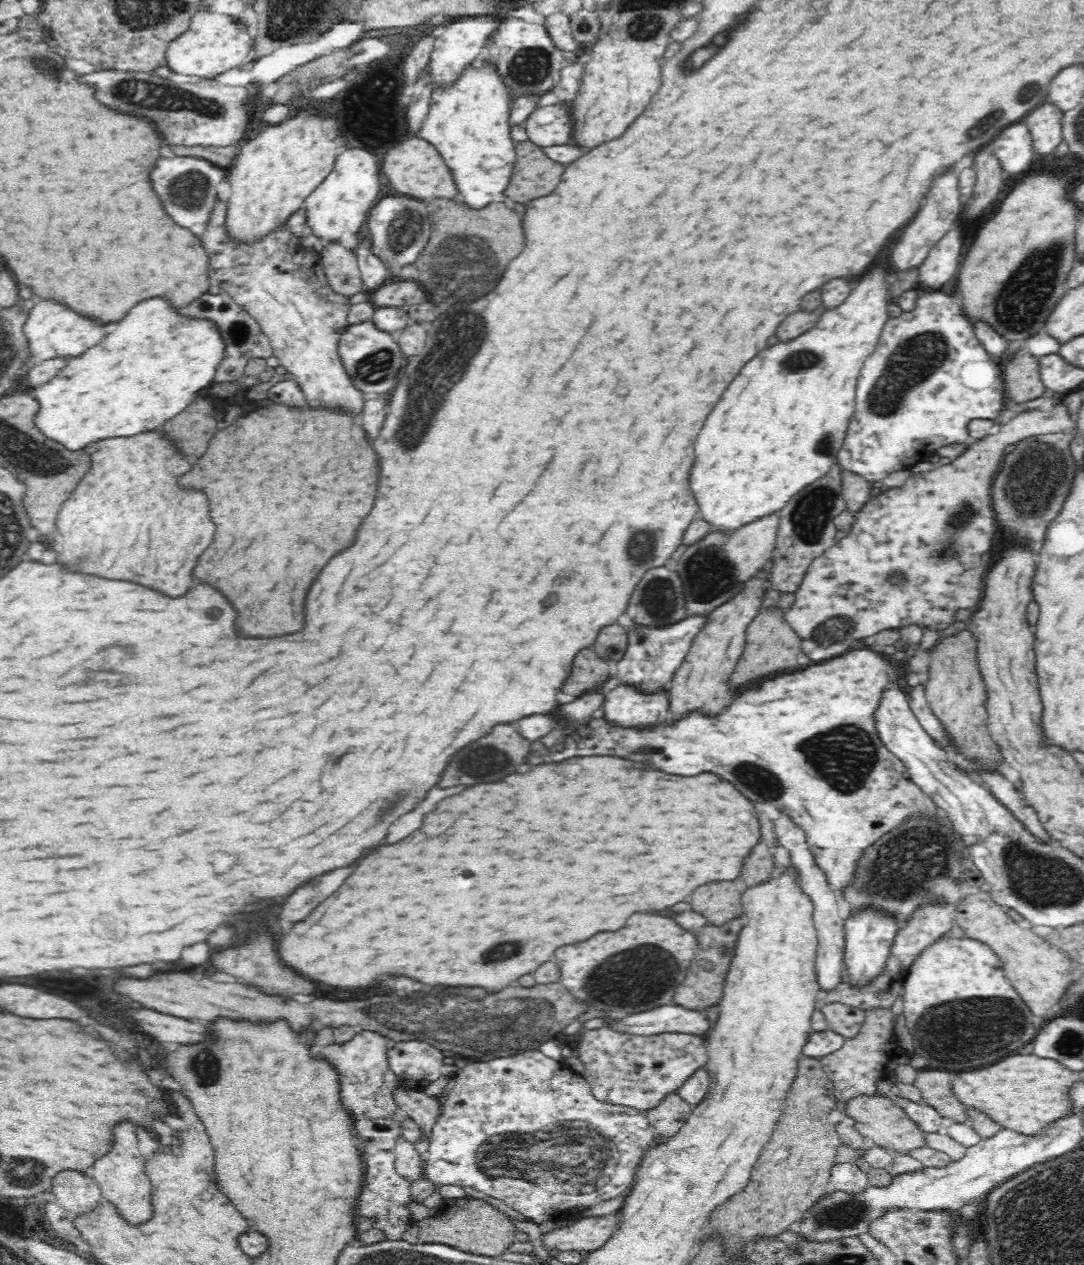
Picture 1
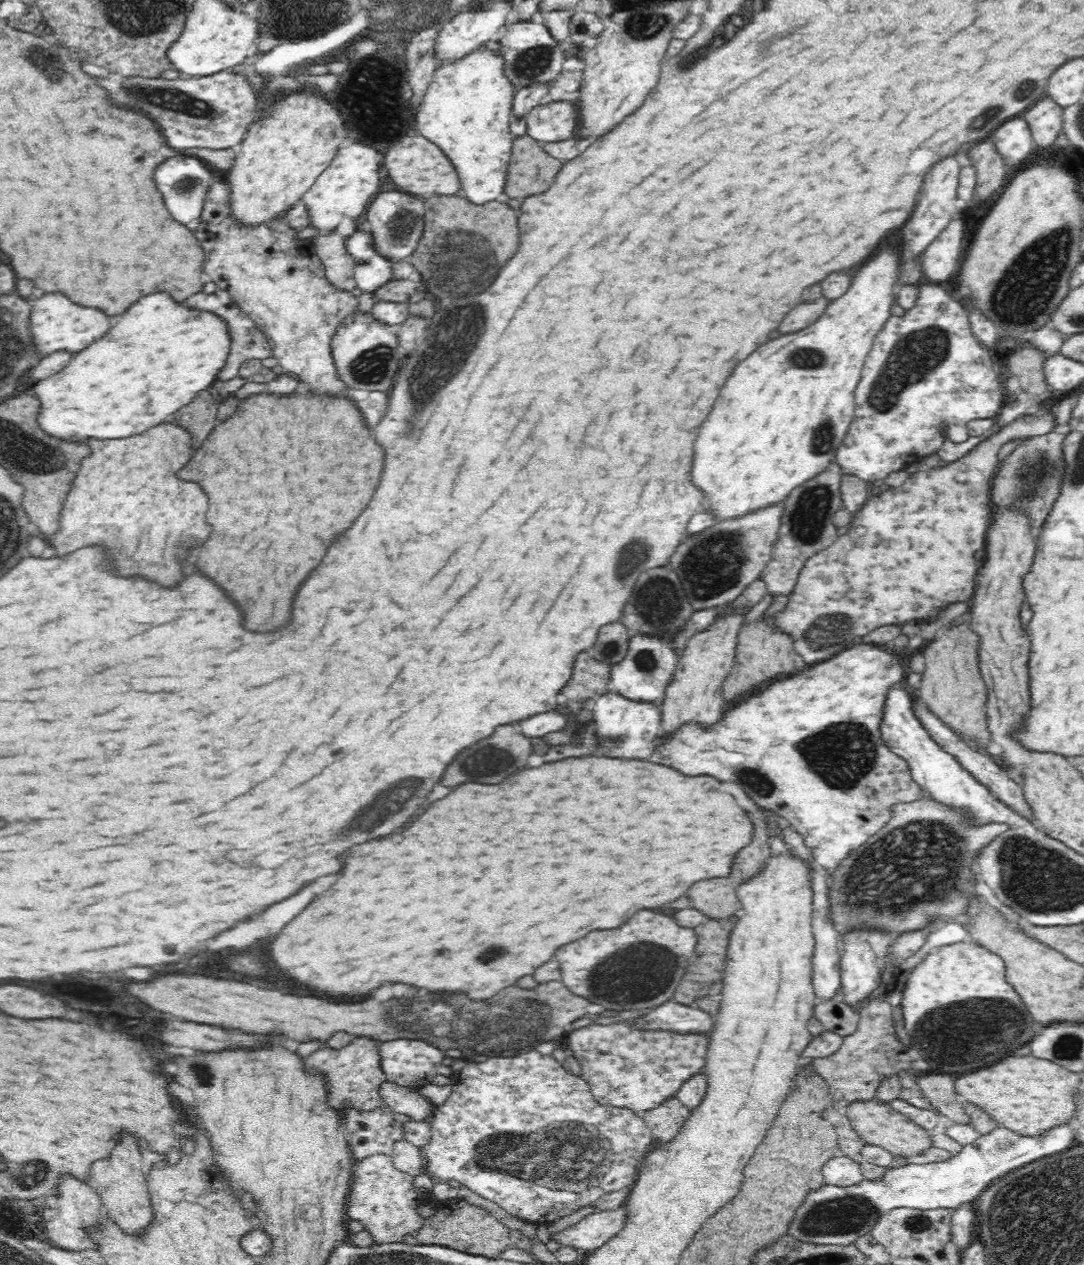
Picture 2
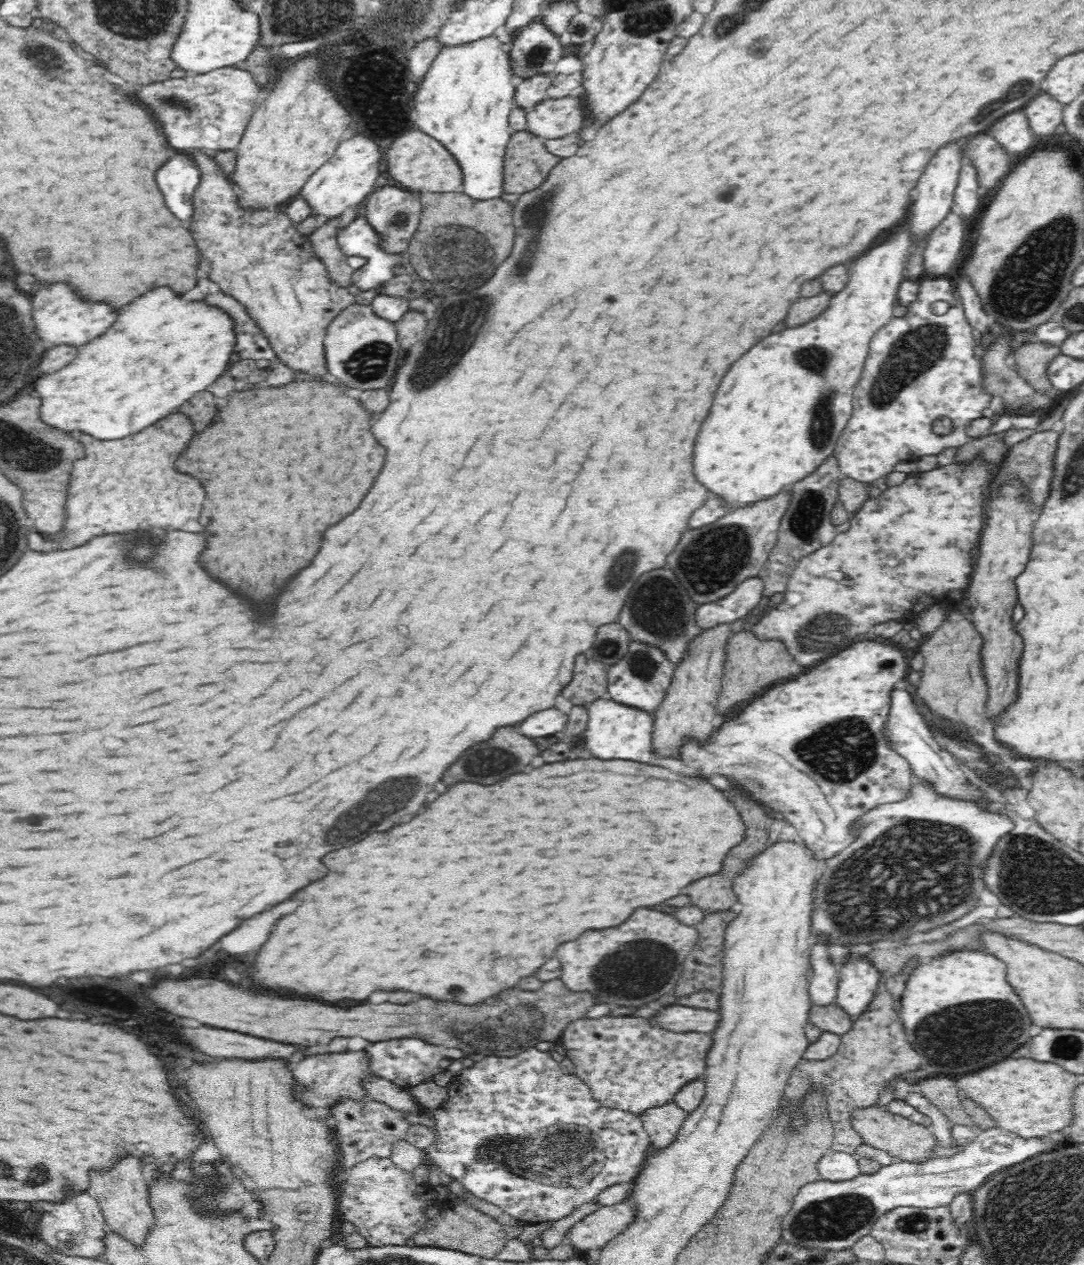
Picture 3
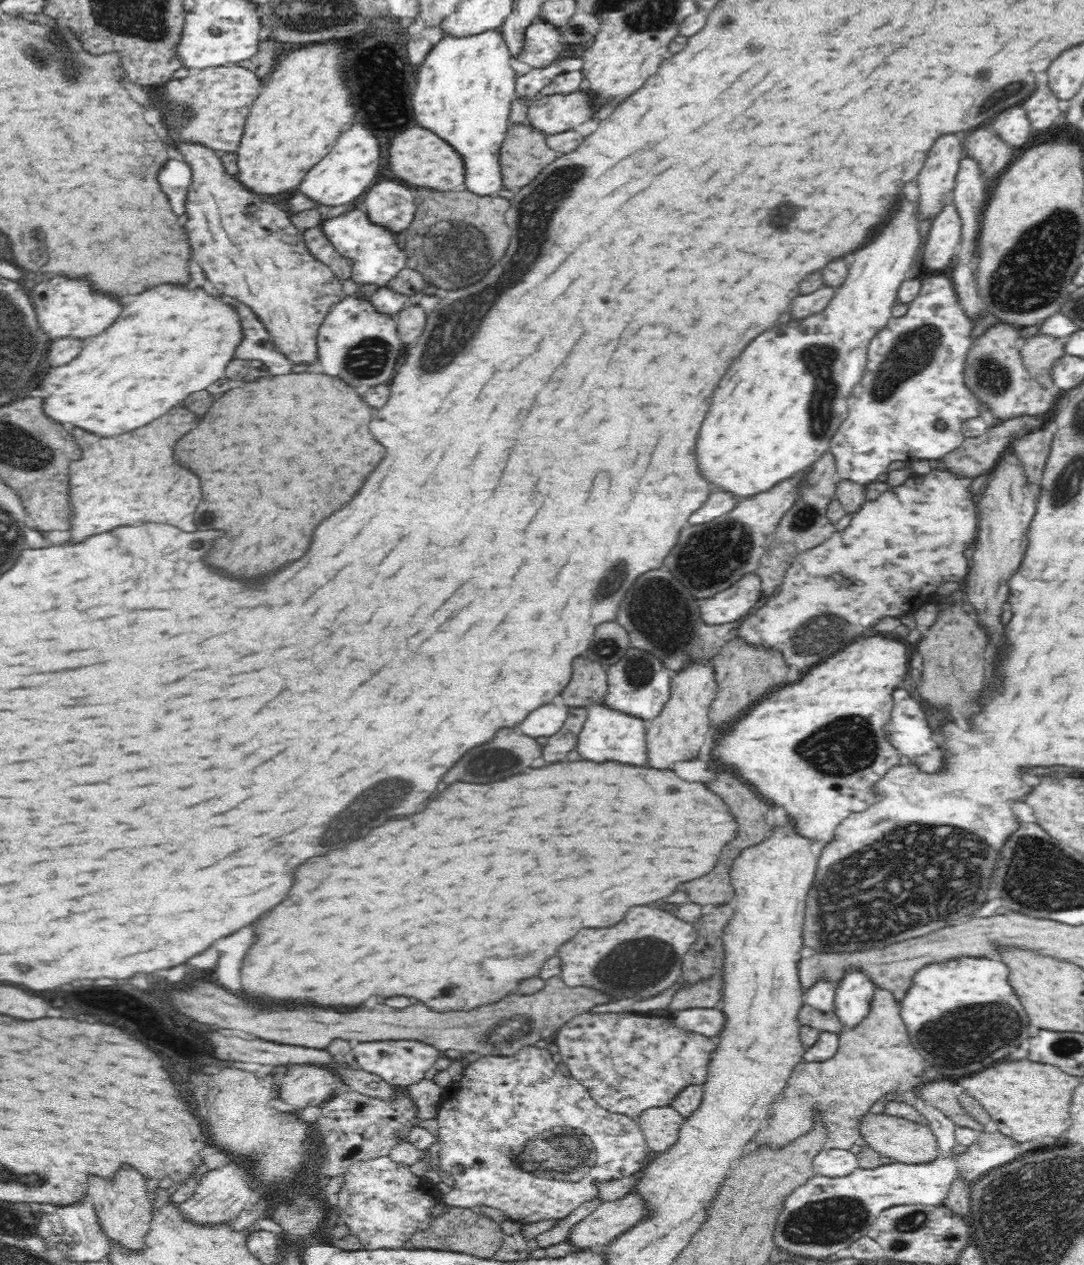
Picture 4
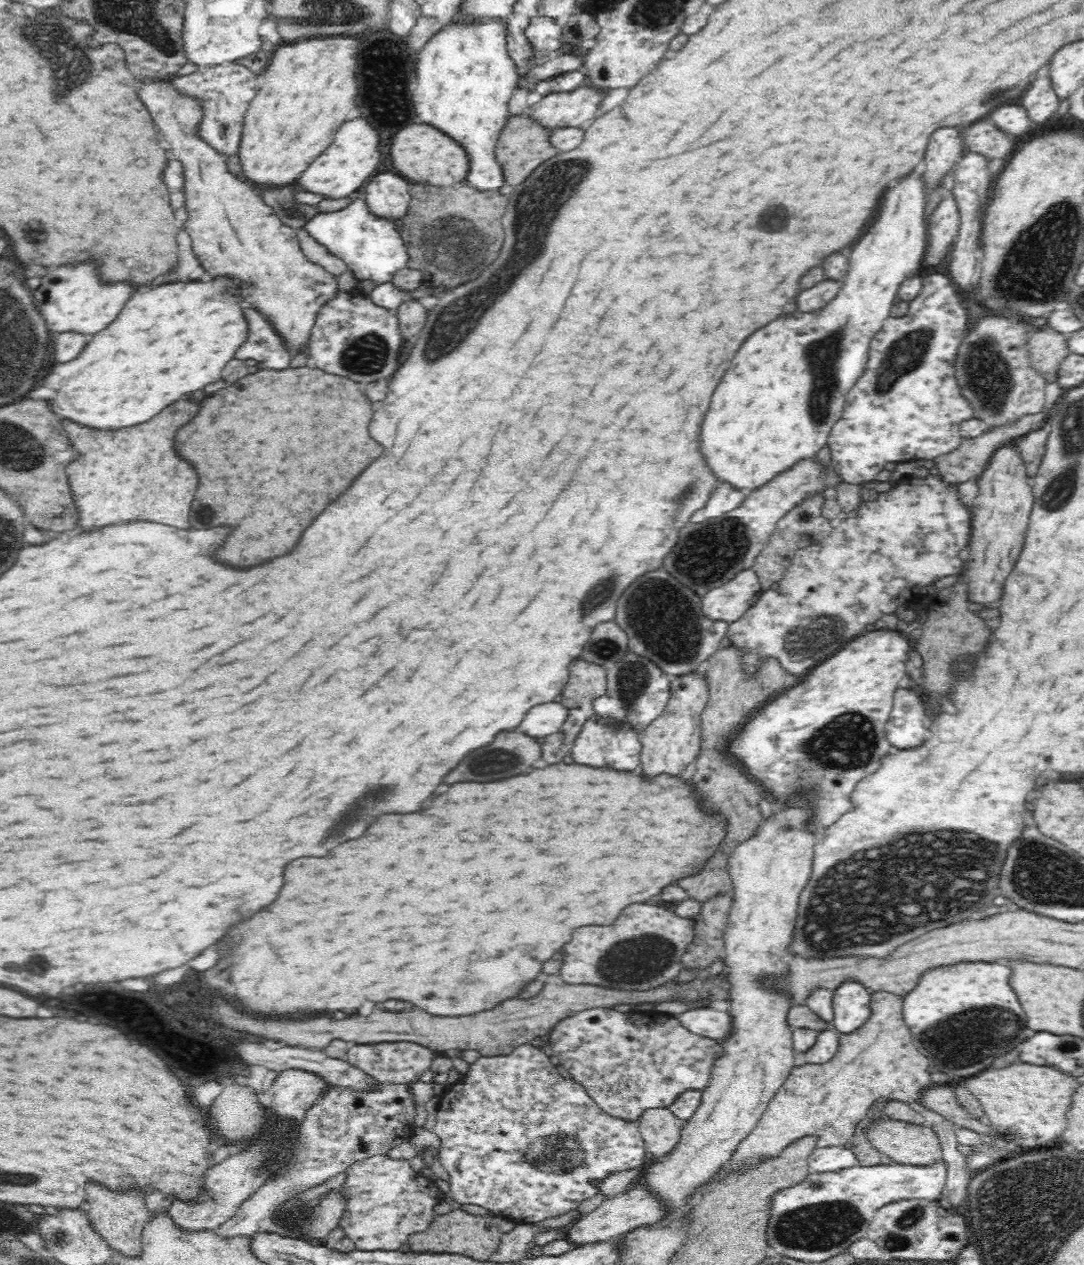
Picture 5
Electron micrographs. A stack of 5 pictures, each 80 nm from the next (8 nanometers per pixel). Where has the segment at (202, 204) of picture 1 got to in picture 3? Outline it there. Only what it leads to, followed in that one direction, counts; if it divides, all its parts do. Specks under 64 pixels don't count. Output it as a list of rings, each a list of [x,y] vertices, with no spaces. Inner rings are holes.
[[[176,156],[156,172],[156,182],[166,194],[168,206],[185,222],[191,218],[191,194],[199,181],[199,171],[190,158]]]

